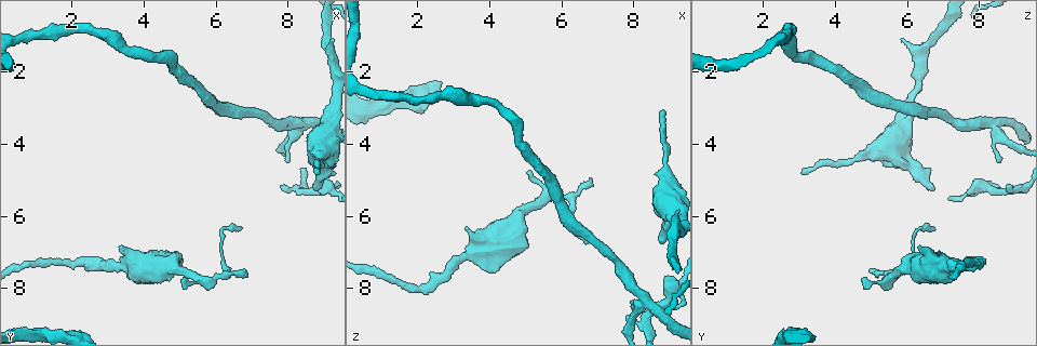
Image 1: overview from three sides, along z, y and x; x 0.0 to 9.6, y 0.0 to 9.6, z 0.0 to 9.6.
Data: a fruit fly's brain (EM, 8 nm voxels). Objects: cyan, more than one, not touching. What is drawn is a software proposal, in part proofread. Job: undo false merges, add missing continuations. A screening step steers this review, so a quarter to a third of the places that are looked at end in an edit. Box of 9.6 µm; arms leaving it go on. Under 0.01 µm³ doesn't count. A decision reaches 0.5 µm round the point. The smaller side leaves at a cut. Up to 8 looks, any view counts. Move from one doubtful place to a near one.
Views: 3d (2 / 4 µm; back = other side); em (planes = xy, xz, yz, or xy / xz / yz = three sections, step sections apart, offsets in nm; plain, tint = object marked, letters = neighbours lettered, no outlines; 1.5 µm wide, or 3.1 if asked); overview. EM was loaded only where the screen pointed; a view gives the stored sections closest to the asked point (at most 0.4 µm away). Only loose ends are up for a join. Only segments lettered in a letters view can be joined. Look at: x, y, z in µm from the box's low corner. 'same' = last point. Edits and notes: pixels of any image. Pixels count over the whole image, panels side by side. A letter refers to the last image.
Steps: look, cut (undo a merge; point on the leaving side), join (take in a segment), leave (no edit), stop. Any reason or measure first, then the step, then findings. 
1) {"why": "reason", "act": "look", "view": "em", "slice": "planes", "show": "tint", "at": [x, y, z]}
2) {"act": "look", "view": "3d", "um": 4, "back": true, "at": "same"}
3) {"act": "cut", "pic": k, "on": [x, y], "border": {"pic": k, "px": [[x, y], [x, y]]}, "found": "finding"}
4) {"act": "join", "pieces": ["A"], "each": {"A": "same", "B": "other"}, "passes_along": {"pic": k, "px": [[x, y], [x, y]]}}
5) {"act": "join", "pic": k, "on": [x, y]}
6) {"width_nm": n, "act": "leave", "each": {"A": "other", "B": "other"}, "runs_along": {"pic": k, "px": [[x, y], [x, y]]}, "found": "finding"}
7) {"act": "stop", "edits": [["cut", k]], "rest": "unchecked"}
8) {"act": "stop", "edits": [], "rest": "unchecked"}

{"why": "free end", "act": "look", "view": "em", "slice": "planes", "show": "letters", "at": [8.75, 4.80, 3.15]}

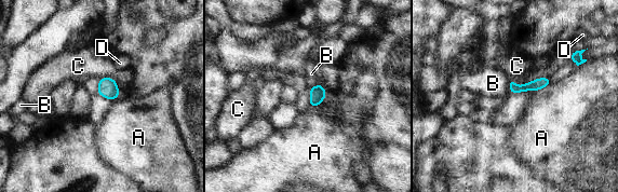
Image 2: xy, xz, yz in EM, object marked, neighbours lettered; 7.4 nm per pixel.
{"act": "leave", "each": {"A": "other", "B": "other", "C": "other", "D": "other"}, "runs_along": {"pic": 2, "px": [[548, 81], [525, 87], [511, 85]]}, "found": "none of them fits"}

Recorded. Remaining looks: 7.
{"why": "tapers out", "act": "look", "view": "3d", "um": 2, "at": [6.80, 7.55, 4.95]}

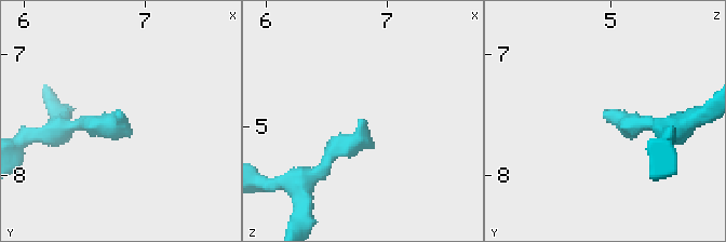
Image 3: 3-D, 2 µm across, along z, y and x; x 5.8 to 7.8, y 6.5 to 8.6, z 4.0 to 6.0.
{"why": "need the tissue", "act": "look", "view": "em", "slice": "xy", "step": 8, "show": "letters", "at": [6.80, 7.52, 4.92]}

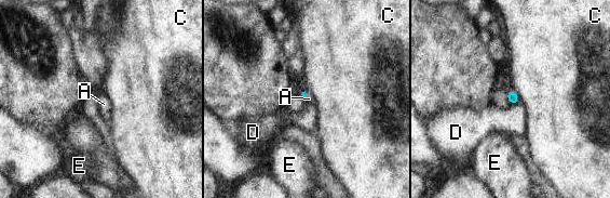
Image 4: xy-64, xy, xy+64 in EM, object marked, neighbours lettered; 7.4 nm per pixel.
{"why": "cut it another way", "act": "look", "view": "em", "slice": "planes", "show": "letters", "at": "same"}

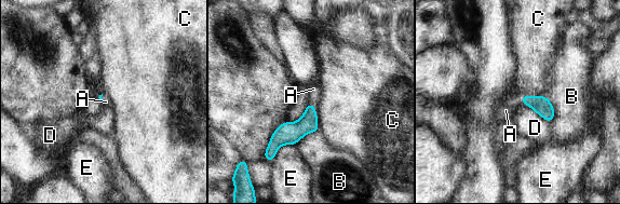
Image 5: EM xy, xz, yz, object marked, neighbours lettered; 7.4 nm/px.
{"act": "join", "pieces": ["A"], "each": {"A": "same", "B": "other", "C": "other", "D": "other", "E": "other"}, "passes_along": {"pic": 5, "px": [[541, 105], [521, 99], [506, 110]]}, "found": "the neuron continues"}

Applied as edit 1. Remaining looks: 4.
{"act": "look", "view": "overview"}

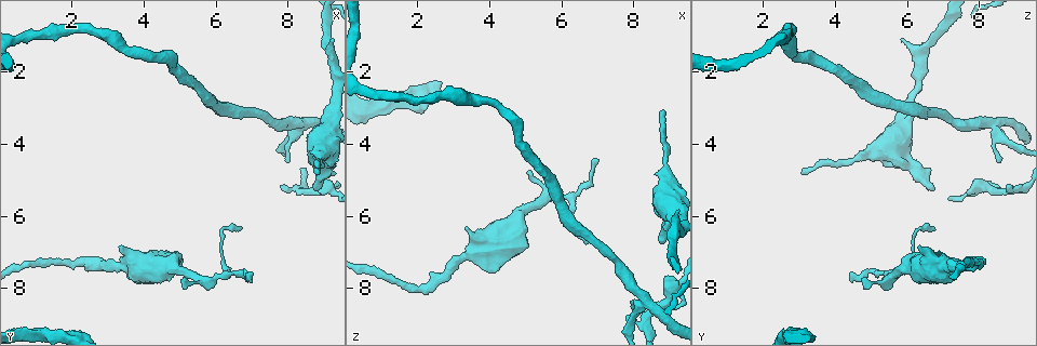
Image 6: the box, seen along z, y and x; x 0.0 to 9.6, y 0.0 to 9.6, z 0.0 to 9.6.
{"why": "three arms meet", "act": "look", "view": "em", "slice": "planes", "show": "plain", "at": [8.30, 3.45, 8.35]}

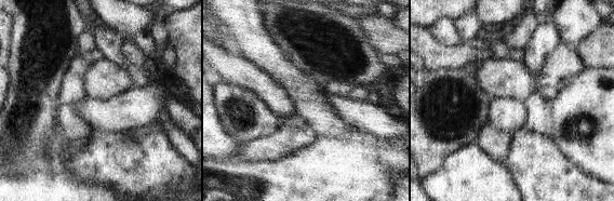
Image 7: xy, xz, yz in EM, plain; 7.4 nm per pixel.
{"act": "look", "view": "em", "slice": "planes", "show": "letters", "at": "same"}

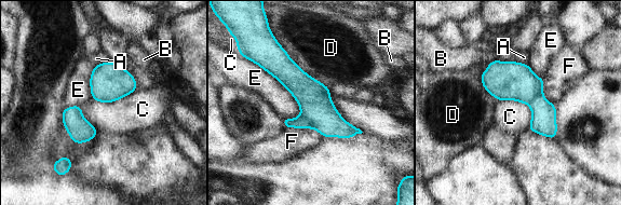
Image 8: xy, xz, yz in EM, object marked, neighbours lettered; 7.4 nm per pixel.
{"width_nm": 260, "act": "cut", "pic": 8, "on": [299, 122], "each": {"A": "other", "B": "other", "C": "other", "D": "other", "E": "other", "F": "other"}, "border": {"pic": 8, "px": [[300, 114], [312, 127]]}, "found": "two neurons meet here"}

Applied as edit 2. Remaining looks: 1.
{"act": "stop", "edits": [["join", 5], ["cut", 8]], "rest": "unchecked"}

